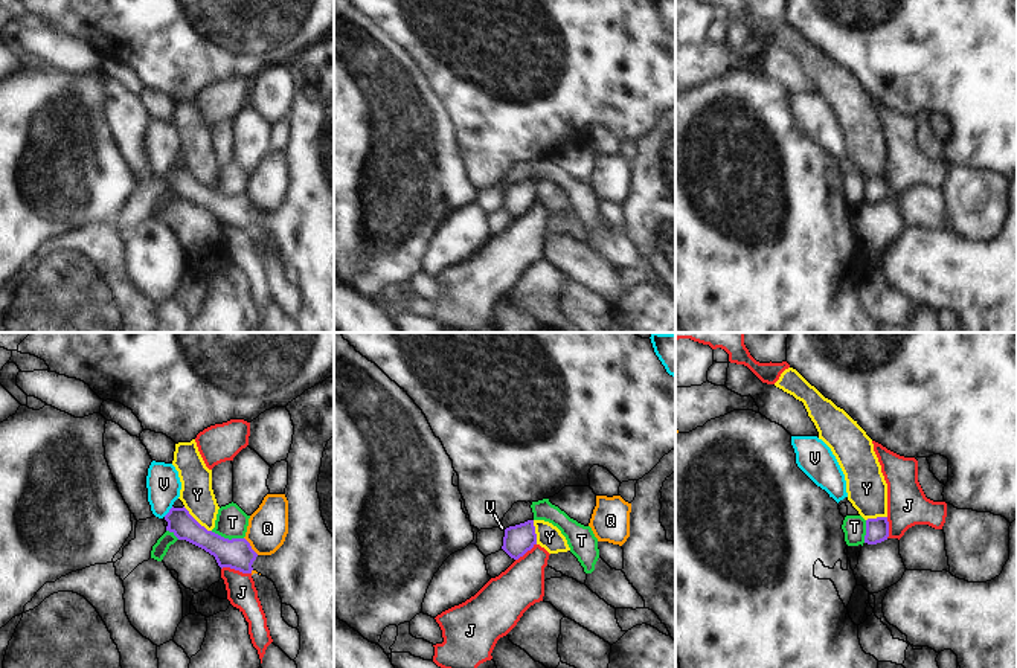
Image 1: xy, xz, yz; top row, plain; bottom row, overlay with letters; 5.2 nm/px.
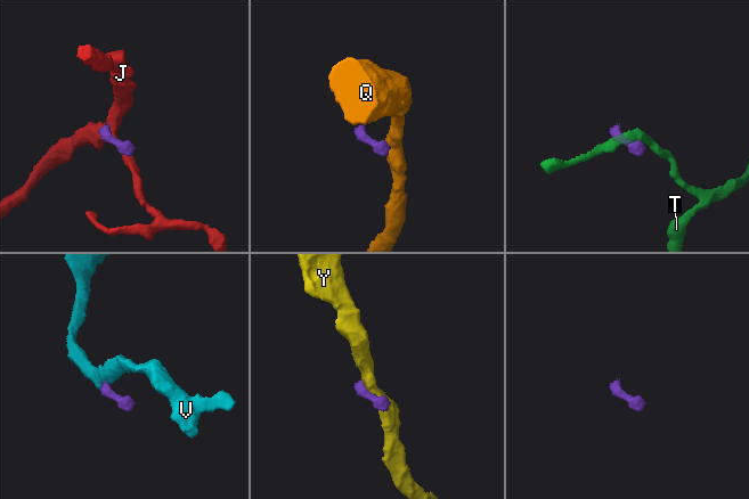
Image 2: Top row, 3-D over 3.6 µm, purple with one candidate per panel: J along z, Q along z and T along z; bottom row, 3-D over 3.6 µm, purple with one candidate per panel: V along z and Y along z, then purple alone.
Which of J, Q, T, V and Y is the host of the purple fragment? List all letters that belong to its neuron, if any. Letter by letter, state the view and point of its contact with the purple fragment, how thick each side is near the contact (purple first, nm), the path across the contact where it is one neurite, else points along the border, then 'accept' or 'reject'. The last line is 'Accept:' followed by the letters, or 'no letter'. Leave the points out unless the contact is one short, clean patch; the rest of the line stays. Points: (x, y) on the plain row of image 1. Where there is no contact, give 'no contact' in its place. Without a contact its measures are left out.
J: xy (237, 228) | 160/160 nm | reject
Q: xy (250, 205) | 160/220 nm | along xy (244, 195), (258, 212) | reject
T: xy (227, 197) | 160/170 nm | along xy (211, 189), (229, 197), (243, 197) | reject
V: xy (170, 170) | 140/180 nm | along xy (173, 165), (163, 174) | reject
Y: xy (195, 179) | 140/170 nm | along xy (183, 165), (211, 189) | reject
Accept: no letter

